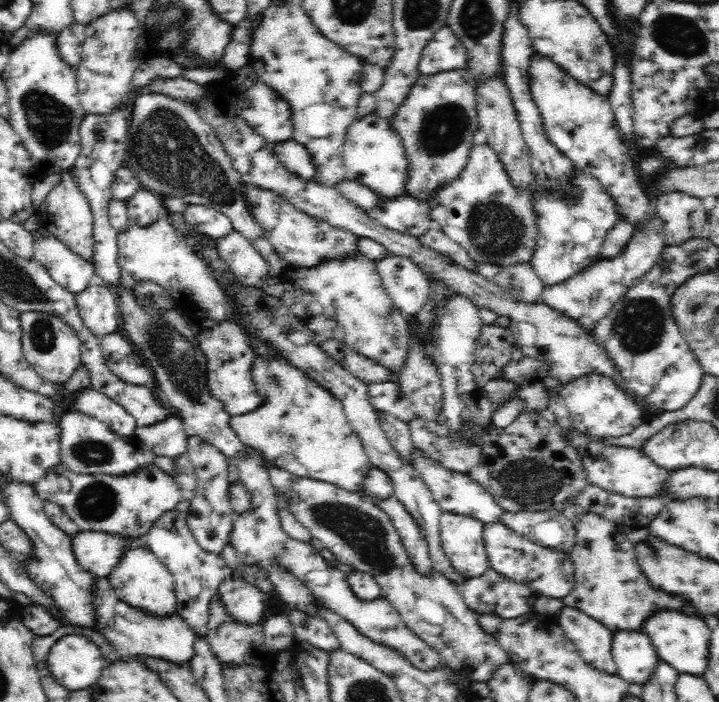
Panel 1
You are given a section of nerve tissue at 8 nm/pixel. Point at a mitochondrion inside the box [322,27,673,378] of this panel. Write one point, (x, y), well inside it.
(497, 231)

